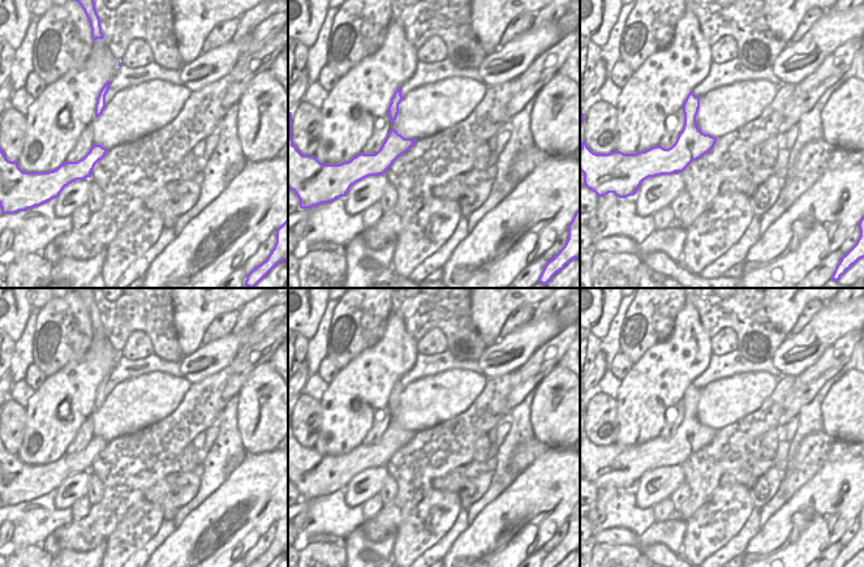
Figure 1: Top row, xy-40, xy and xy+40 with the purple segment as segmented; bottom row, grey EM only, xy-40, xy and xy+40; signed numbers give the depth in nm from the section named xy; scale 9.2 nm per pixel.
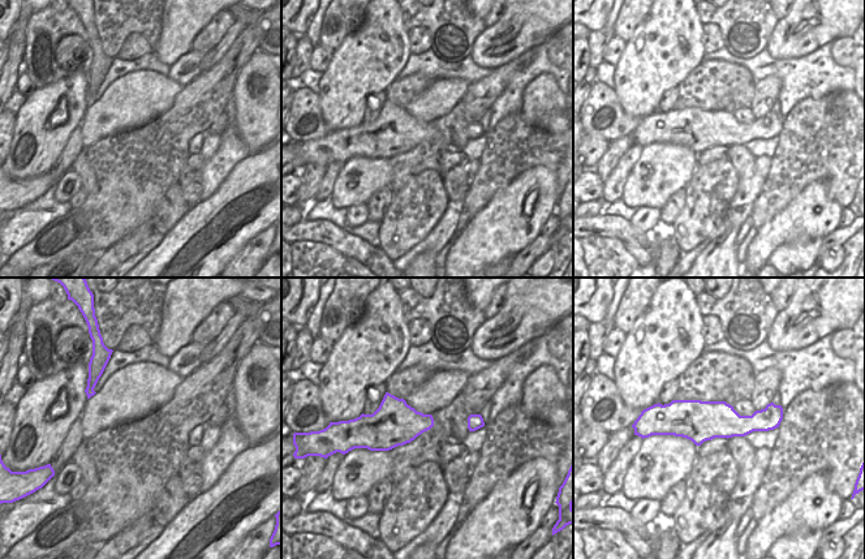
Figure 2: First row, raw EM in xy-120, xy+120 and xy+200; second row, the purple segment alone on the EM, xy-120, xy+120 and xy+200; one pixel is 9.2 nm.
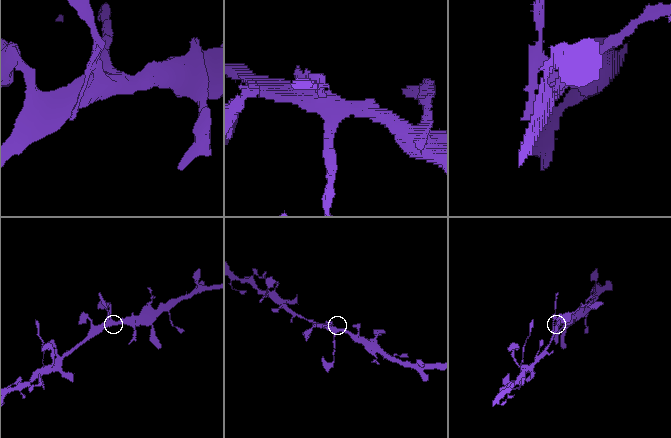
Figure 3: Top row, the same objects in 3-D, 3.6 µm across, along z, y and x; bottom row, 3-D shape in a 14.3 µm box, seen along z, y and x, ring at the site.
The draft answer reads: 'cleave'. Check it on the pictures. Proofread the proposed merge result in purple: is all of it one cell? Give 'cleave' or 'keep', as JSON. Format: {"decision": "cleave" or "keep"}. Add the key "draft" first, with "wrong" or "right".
{"draft": "right", "decision": "cleave"}

